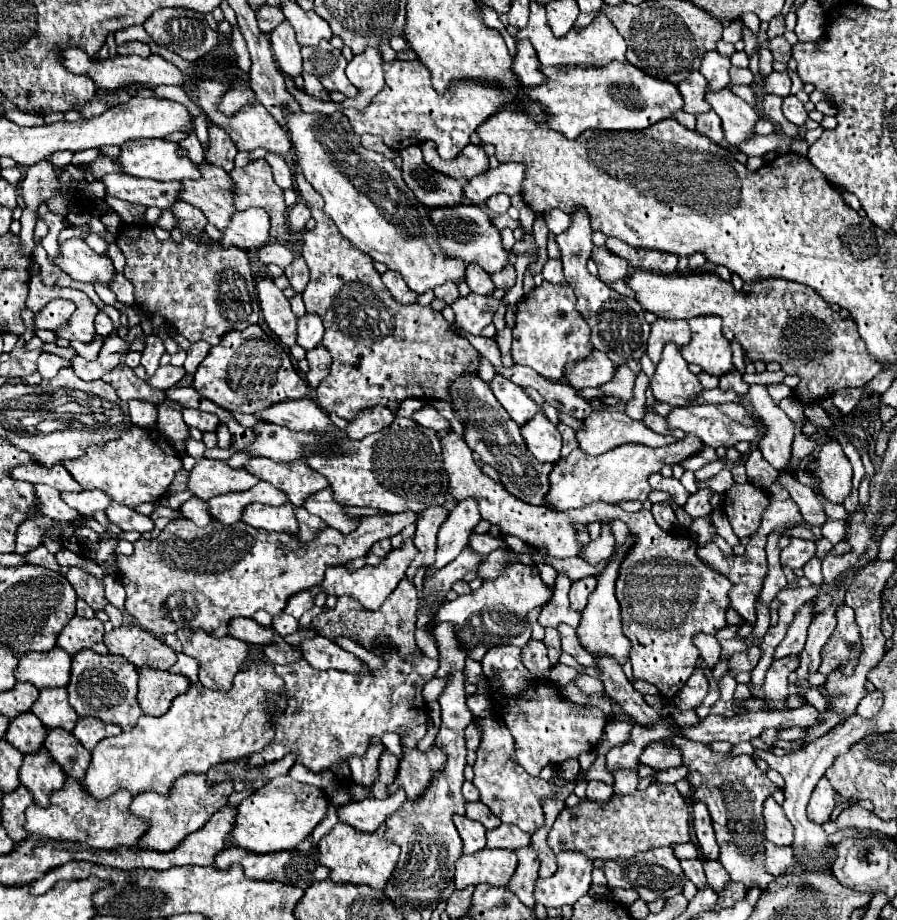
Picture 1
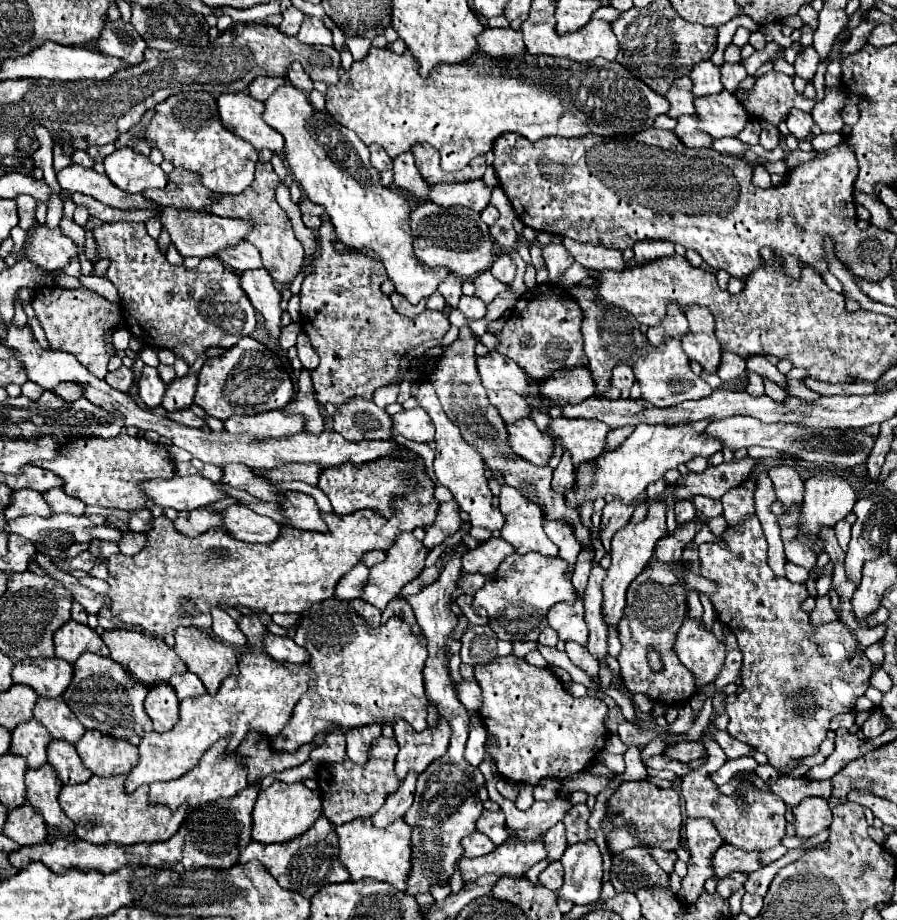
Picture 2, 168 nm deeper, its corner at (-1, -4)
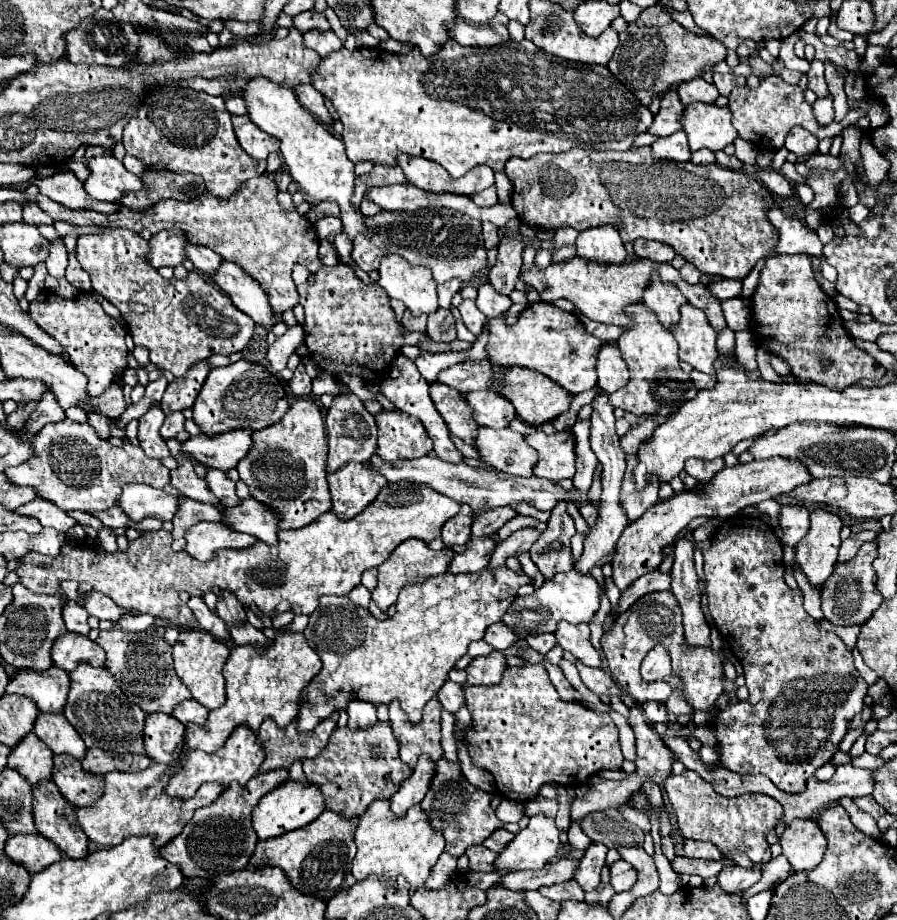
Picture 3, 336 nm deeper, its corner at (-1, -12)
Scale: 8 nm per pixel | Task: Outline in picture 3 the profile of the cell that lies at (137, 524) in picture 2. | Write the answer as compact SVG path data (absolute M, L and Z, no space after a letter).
M117 505L107 509L107 511L91 511L91 515L97 517L105 527L115 527L117 529L117 527L123 527L123 525L129 523L129 517Z

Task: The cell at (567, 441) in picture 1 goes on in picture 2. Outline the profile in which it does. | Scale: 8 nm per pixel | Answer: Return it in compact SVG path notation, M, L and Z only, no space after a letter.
M563 451L563 457L557 465L557 469L553 471L553 489L563 493L567 487L573 485L573 463L571 463L571 455L567 455L567 451Z

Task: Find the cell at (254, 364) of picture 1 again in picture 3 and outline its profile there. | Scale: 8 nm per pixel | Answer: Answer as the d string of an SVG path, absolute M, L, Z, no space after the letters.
M241 359L227 367L211 369L193 403L193 421L205 435L219 435L233 429L259 431L281 421L287 409L289 403L279 379L265 367Z

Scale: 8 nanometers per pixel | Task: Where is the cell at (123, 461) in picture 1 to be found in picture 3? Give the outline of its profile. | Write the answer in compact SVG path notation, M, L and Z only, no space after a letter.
M63 419L59 423L49 423L35 435L33 451L35 451L35 455L31 457L31 461L21 463L17 467L7 467L5 477L9 483L35 489L37 497L55 503L63 511L73 511L73 509L103 511L103 509L109 509L109 507L117 505L119 493L121 493L123 485L127 485L127 483L145 483L145 485L151 485L157 489L163 489L169 483L169 469L163 467L159 459L147 457L139 445L133 445L129 441L125 441L121 447L115 447L107 441L101 441L95 435L93 427L89 427L89 423L75 423L71 419Z

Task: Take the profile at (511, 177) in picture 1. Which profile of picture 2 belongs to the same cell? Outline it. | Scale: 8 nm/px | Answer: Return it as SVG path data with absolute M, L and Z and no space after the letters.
M483 179L467 181L467 183L447 183L447 185L433 185L429 191L429 201L451 207L461 205L473 211L483 211L489 205L493 187L487 185Z

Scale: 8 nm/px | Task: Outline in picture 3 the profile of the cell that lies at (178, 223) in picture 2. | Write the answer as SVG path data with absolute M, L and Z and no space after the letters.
M175 229L155 233L149 239L149 243L151 243L151 247L149 247L147 259L151 259L151 267L155 267L155 269L159 269L159 267L177 267L185 259L183 245L187 245L187 241Z

